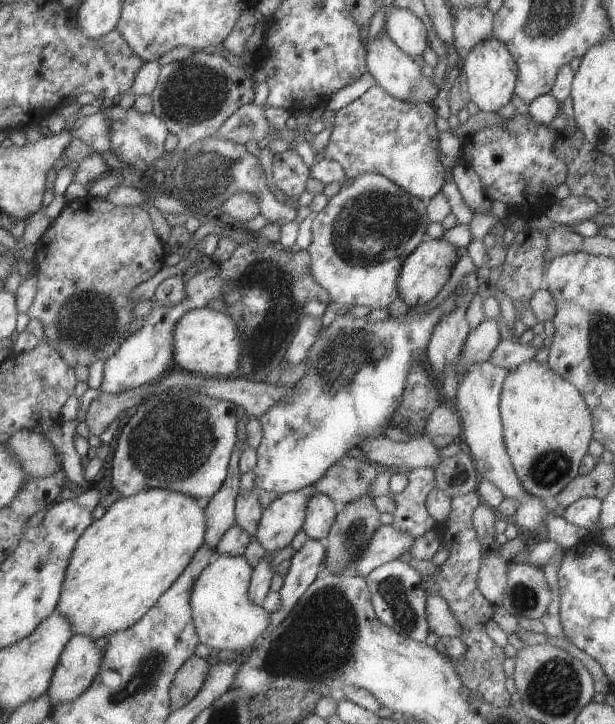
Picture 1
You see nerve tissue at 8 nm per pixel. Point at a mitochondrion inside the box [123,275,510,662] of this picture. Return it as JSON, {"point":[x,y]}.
{"point":[180,443]}

